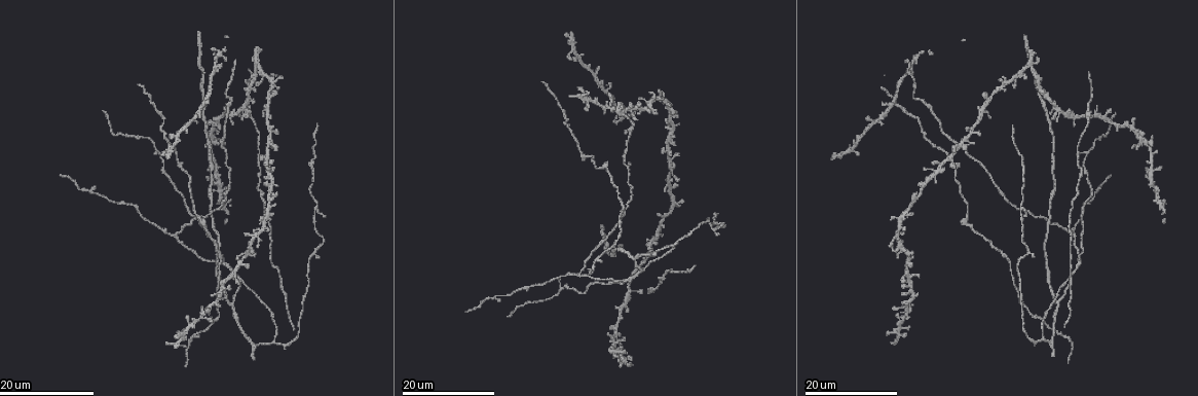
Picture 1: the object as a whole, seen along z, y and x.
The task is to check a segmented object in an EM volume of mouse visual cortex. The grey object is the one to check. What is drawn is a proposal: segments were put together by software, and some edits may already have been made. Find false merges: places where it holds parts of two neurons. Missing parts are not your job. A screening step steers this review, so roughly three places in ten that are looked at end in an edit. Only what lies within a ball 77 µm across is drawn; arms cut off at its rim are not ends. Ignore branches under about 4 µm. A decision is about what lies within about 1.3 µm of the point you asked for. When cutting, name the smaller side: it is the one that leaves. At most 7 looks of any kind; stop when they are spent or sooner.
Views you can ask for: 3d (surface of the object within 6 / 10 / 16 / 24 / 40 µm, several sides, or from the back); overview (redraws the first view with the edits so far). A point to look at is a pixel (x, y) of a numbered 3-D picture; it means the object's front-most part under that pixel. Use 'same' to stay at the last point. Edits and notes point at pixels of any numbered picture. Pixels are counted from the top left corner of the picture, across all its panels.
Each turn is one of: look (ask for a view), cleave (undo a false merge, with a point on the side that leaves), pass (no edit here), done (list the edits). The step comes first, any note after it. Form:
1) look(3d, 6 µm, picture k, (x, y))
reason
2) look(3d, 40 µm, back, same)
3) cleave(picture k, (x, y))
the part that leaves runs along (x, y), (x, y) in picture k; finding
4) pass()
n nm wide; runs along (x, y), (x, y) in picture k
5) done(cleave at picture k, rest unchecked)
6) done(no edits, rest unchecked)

look(3d, 24 µm, picture 1, (1041, 320))
side arm on a straight run

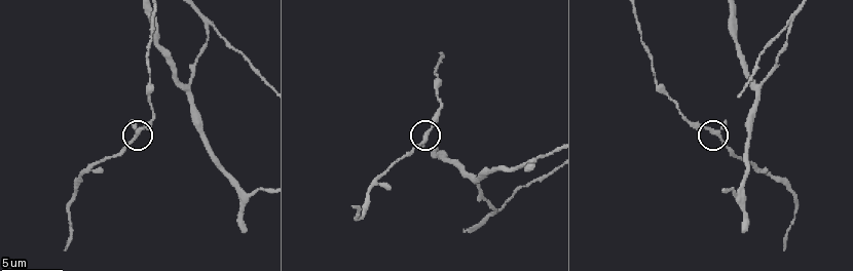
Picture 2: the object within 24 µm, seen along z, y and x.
look(3d, 10 µm, picture 2, (424, 136))
closer look

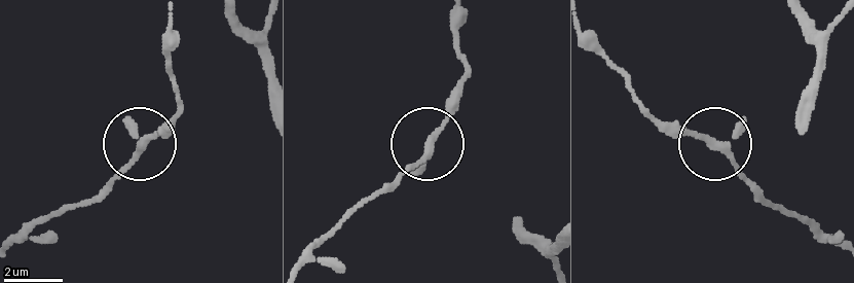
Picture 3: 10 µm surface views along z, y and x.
pass()
3 arms; one neuron here

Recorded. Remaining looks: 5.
look(3d, 24 µm, picture 1, (576, 273))
branch point

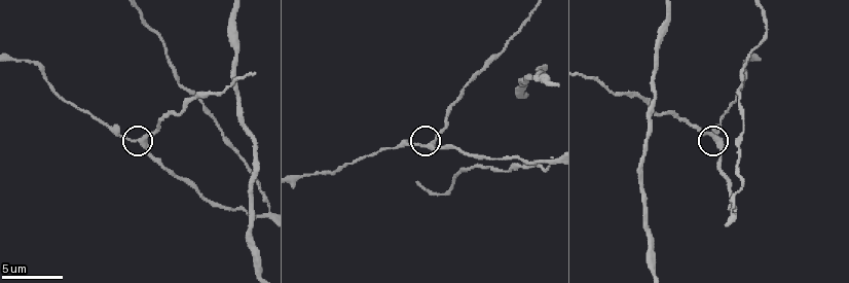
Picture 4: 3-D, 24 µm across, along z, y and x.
look(3d, 10 µm, picture 4, (718, 139))

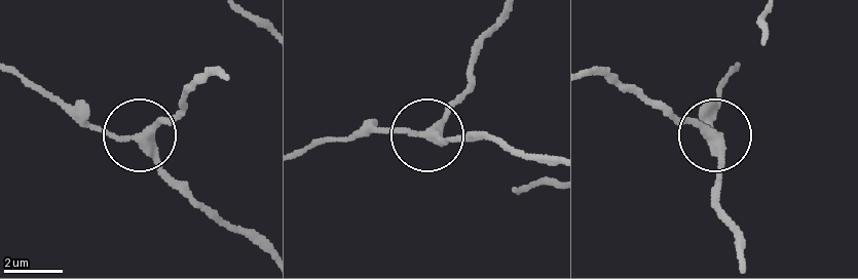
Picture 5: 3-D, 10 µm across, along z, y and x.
pass()
290 nm wide; runs along (551, 163), (484, 141), (353, 133) in picture 5; all the same neuron

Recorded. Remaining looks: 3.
look(3d, 16 µm, picture 1, (670, 249))
narrows sharply

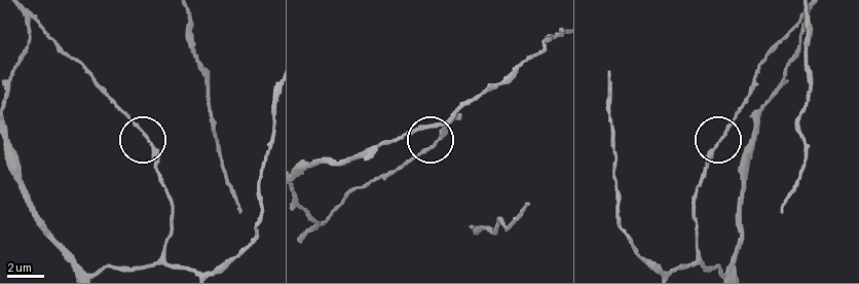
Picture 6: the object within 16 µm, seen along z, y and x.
look(3d, 10 µm, picture 6, (723, 136))
zoom in

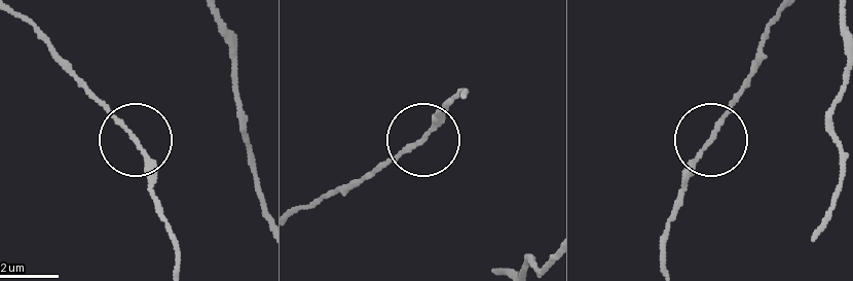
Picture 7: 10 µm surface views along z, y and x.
pass()
one neuron here

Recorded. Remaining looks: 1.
look(3d, 10 µm, picture 4, (731, 209))
small branch off a trunk

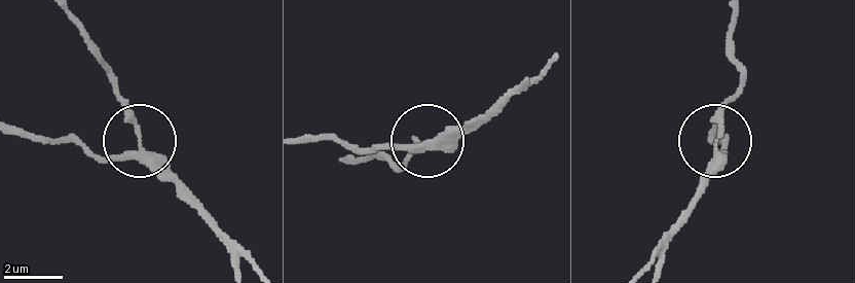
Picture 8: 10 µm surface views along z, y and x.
pass()
3 arms; continuous, no second neuron

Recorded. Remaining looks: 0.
done(no edits, rest unchecked)

